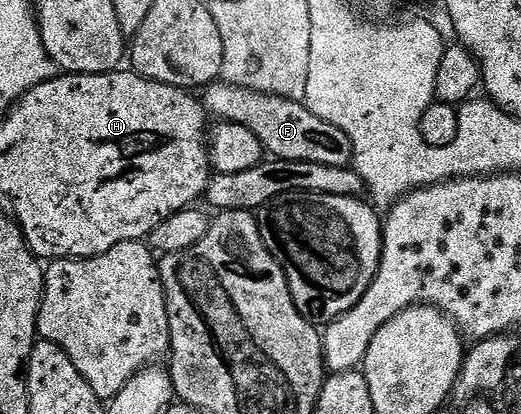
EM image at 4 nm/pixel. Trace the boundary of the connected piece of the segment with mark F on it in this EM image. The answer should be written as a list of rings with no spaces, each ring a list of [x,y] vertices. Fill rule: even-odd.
[[[223,81],[210,83],[203,88],[202,102],[209,116],[225,123],[248,125],[250,133],[258,137],[265,152],[273,159],[310,161],[335,167],[346,167],[352,162],[350,137],[346,137],[338,125],[330,125],[330,121],[314,117],[314,113],[310,113],[310,109],[303,103],[257,91],[248,92],[245,87]]]

